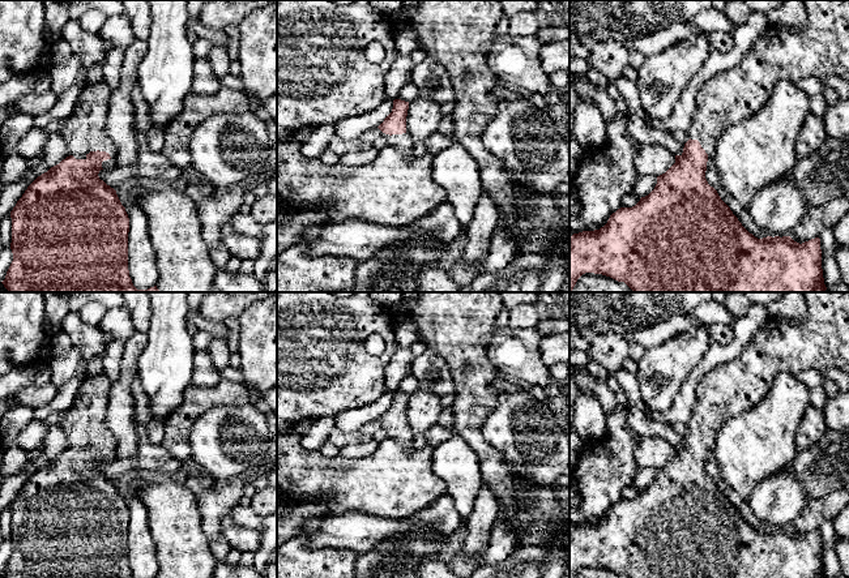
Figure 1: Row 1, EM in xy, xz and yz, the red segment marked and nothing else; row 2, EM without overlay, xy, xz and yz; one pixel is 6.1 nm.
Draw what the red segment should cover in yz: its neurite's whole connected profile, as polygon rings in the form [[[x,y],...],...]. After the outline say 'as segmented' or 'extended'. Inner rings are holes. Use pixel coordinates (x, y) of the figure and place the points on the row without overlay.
[[[849,292],[803,295],[806,320],[802,324],[768,316],[735,359],[722,361],[703,377],[696,388],[696,404],[687,424],[690,432],[684,436],[683,445],[675,448],[675,455],[657,468],[654,481],[635,498],[618,501],[600,522],[583,523],[569,530],[569,578],[575,578],[585,565],[602,566],[627,578],[825,578],[819,530],[802,536],[790,528],[755,530],[705,471],[708,450],[714,448],[720,429],[726,421],[763,401],[777,374],[795,377],[803,371],[824,373],[833,368],[849,373]]]; extended

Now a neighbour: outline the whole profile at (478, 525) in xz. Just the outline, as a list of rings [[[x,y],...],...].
[[[482,485],[475,497],[474,508],[465,519],[466,539],[462,551],[482,562],[482,553],[487,545],[491,528],[499,514],[498,501],[490,488]]]

